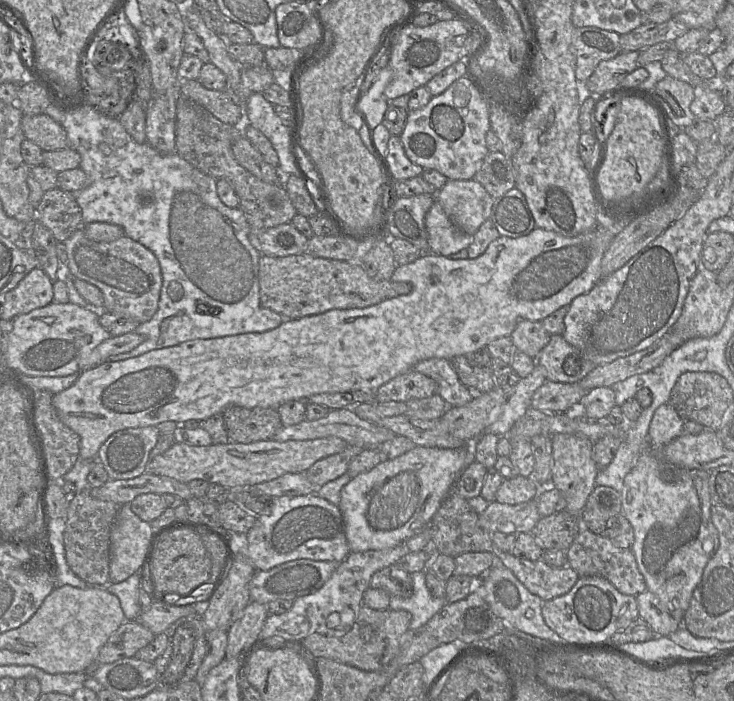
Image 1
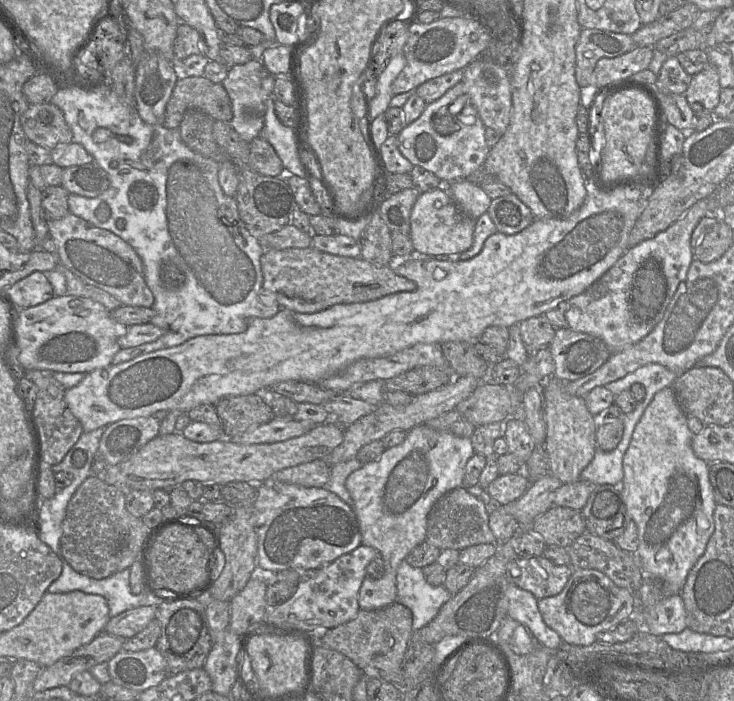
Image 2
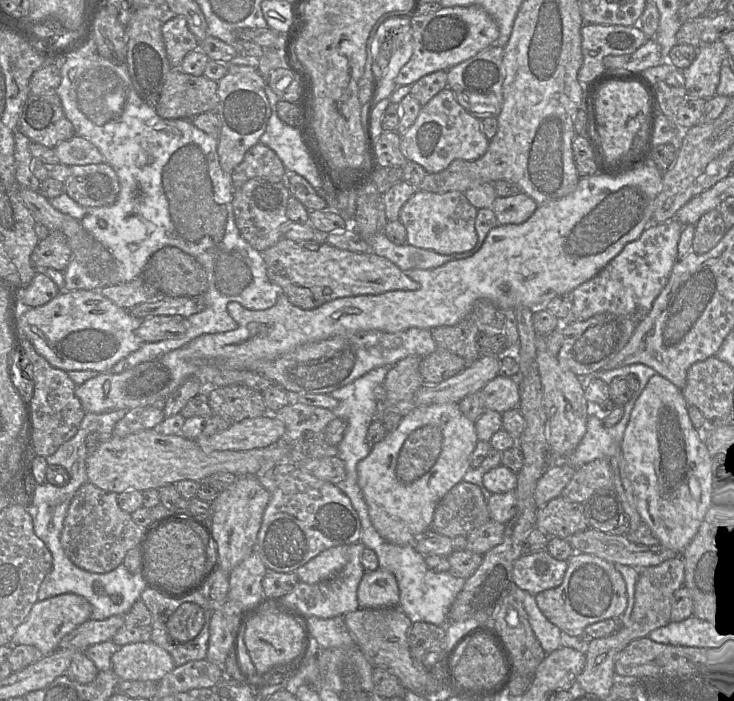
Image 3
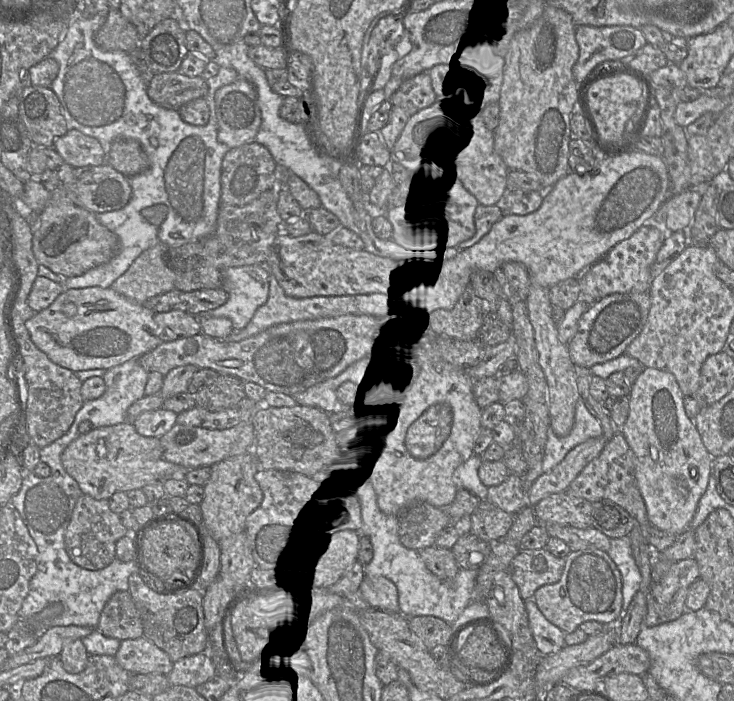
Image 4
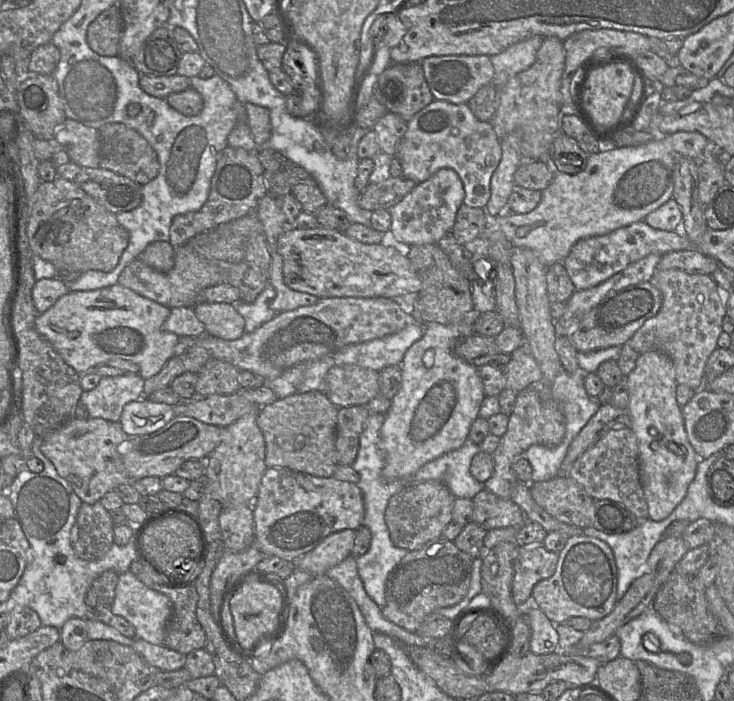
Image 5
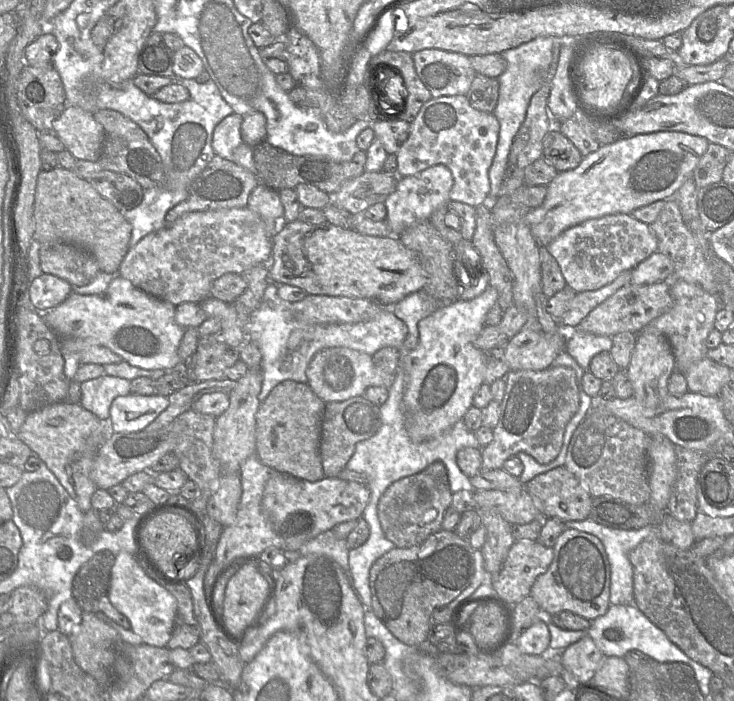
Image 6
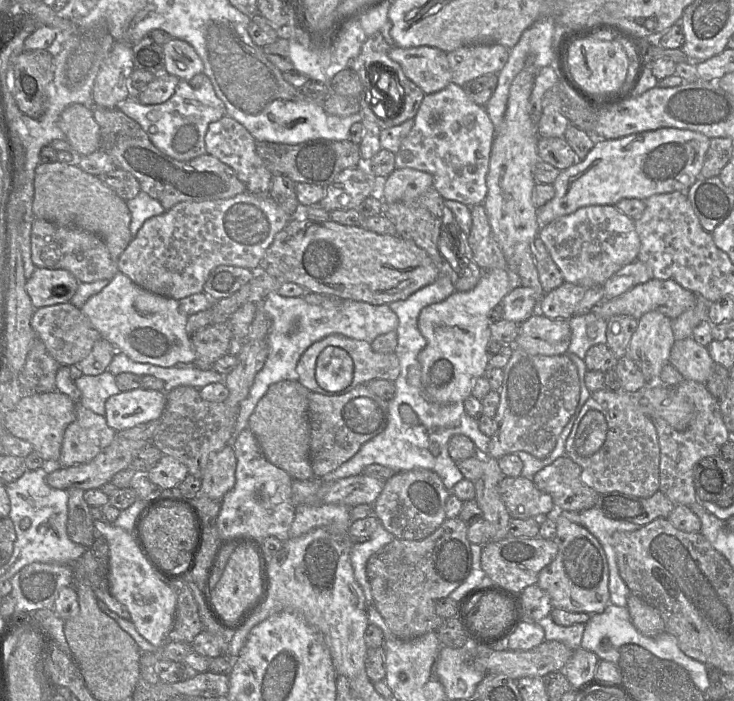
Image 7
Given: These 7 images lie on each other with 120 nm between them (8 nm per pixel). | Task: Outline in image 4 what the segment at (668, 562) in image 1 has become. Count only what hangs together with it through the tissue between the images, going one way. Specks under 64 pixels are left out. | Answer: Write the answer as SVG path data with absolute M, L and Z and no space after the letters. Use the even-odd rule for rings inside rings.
M646 367L631 386L629 415L620 428L634 456L635 478L644 500L650 525L662 531L679 535L688 529L698 502L705 493L711 474L713 458L684 409L684 395L673 374Z

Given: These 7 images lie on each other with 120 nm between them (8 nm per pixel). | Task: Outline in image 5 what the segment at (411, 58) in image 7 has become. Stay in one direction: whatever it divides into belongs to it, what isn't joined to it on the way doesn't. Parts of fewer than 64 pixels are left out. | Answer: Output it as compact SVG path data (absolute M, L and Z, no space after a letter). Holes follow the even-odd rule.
M487 55L429 56L421 61L421 65L434 99L453 104L467 104L481 87L492 83L494 78L494 68Z

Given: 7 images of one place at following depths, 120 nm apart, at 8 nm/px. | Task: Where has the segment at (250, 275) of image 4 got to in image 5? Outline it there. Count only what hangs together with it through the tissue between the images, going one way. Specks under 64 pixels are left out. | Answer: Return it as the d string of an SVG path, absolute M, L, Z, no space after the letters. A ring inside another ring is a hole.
M270 282L251 303L238 301L234 304L236 310L245 320L245 332L249 333L271 320L277 313L270 308L270 303L276 296L276 291Z

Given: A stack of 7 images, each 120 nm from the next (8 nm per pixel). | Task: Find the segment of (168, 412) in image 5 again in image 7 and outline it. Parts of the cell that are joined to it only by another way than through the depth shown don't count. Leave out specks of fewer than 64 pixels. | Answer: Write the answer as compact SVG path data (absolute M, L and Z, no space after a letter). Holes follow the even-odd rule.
M138 388L110 396L105 402L107 425L118 432L160 419L166 404L166 394Z

